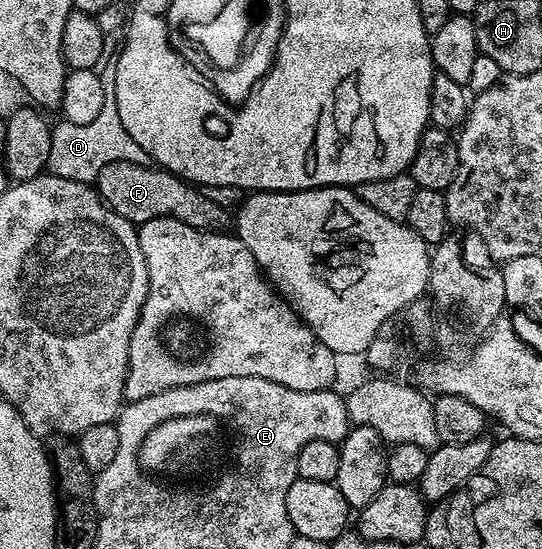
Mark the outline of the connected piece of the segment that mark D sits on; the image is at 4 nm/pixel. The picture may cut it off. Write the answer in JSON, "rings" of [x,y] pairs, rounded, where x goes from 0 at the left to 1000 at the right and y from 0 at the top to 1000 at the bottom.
{"rings":[[[196,80],[190,87],[188,107],[177,122],[186,153],[192,157],[192,193],[181,206],[177,219],[162,226],[140,226],[124,219],[111,220],[109,230],[94,235],[96,277],[89,277],[89,299],[85,310],[94,317],[111,321],[118,328],[140,328],[161,335],[179,333],[185,313],[199,306],[208,295],[242,295],[260,302],[279,301],[273,277],[236,248],[236,233],[221,219],[221,204],[214,189],[214,131],[218,129],[216,82]]]}

